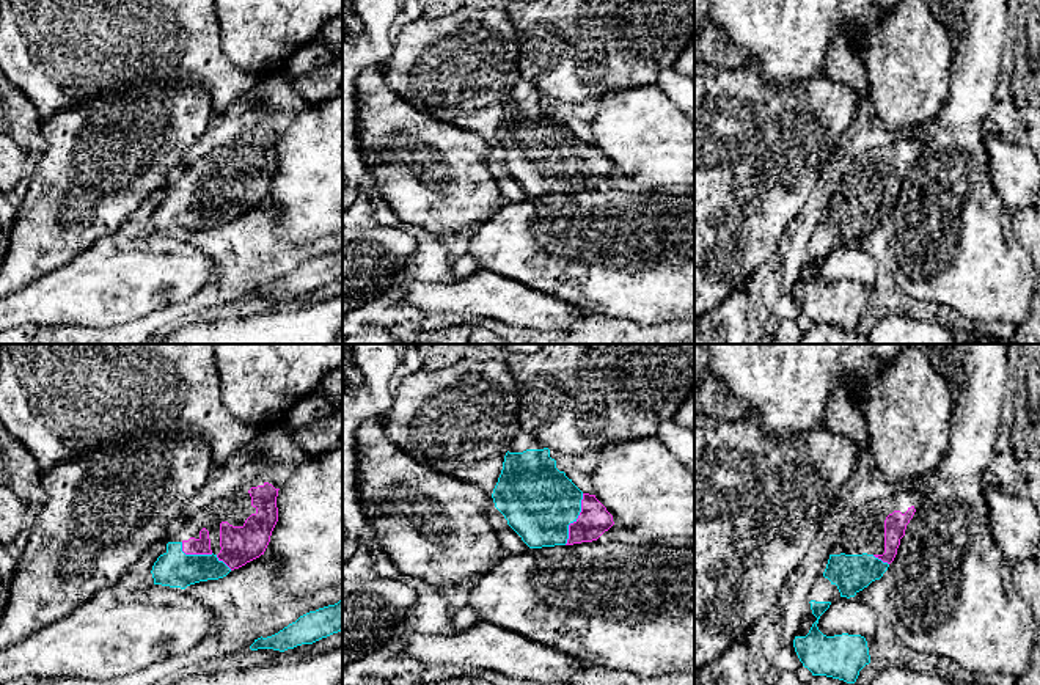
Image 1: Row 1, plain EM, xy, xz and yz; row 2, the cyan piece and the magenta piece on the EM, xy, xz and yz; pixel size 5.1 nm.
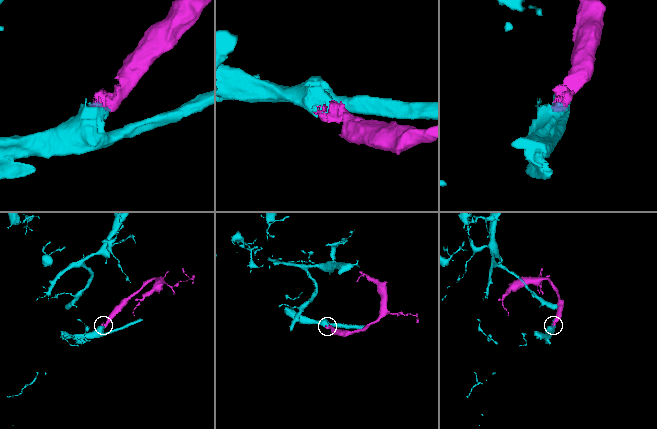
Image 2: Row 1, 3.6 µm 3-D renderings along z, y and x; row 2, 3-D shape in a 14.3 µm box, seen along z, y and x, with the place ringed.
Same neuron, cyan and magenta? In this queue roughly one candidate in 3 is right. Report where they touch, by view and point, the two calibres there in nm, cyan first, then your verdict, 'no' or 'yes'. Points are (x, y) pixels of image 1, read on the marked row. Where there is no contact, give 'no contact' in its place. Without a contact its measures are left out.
contact xz (575, 519); calibres 380 and 160 nm; yes

